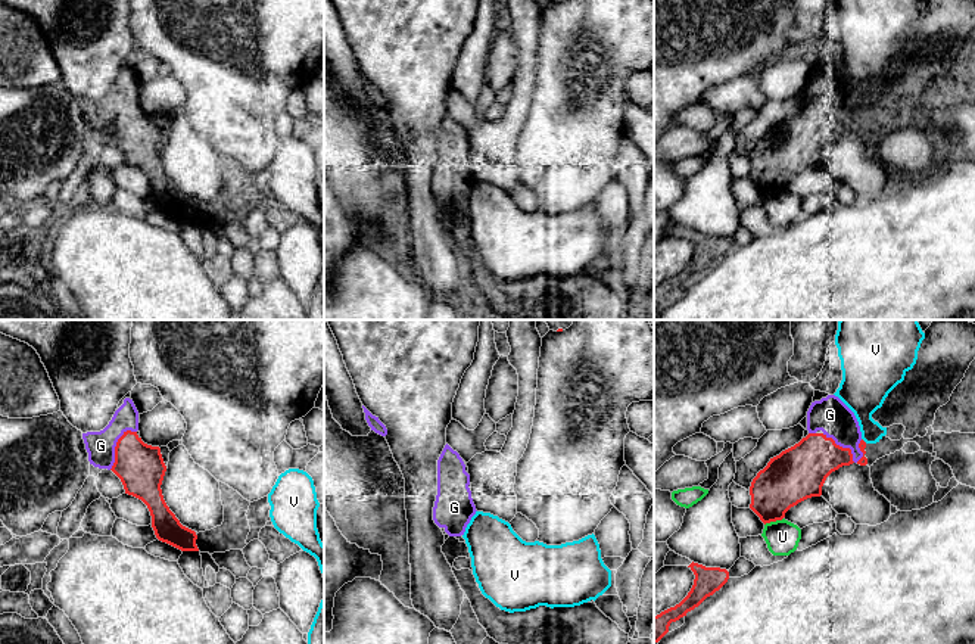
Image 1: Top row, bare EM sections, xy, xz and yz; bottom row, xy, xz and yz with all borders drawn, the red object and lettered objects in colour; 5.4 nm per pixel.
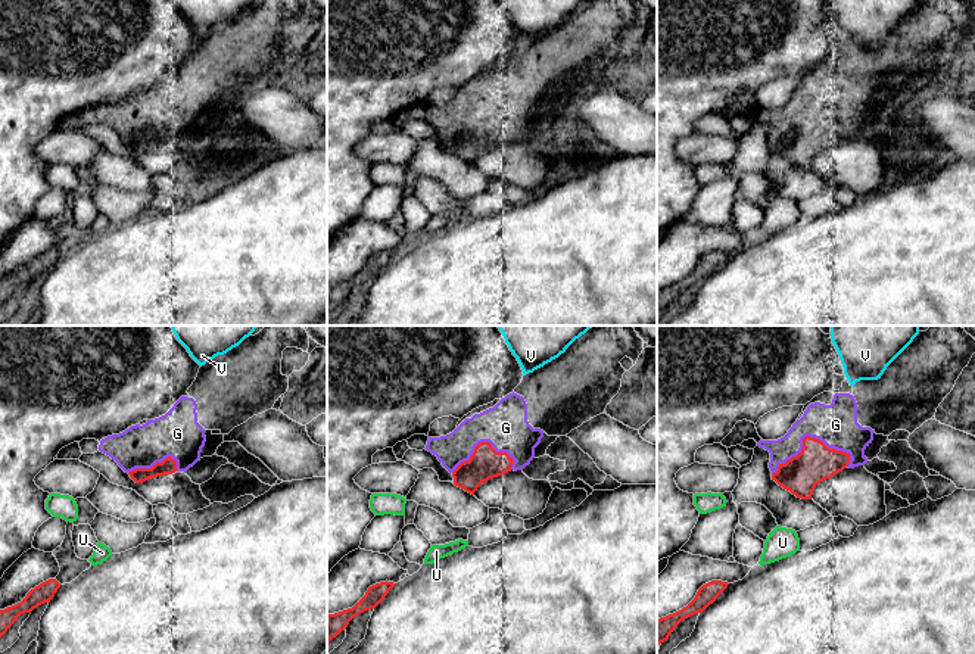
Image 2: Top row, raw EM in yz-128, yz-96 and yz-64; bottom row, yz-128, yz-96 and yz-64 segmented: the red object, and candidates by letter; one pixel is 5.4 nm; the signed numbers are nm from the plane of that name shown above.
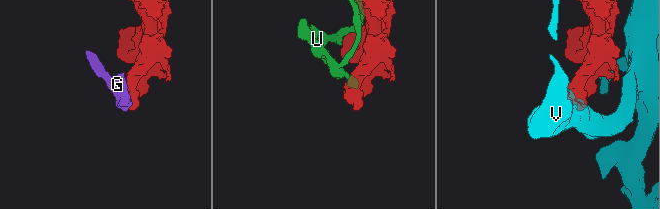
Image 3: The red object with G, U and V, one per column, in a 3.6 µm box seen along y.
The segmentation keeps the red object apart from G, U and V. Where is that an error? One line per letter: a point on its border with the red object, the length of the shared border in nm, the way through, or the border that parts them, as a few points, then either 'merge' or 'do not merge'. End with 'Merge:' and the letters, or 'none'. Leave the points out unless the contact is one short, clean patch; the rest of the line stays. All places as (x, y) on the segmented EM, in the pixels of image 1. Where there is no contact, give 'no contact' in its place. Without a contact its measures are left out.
G: yz (847, 448) | 260 nm | merge
U: yz (773, 520) | 110 nm | do not merge
V: yz (863, 441) | 40 nm | along yz (862, 438), (866, 442) | do not merge
Merge: G

